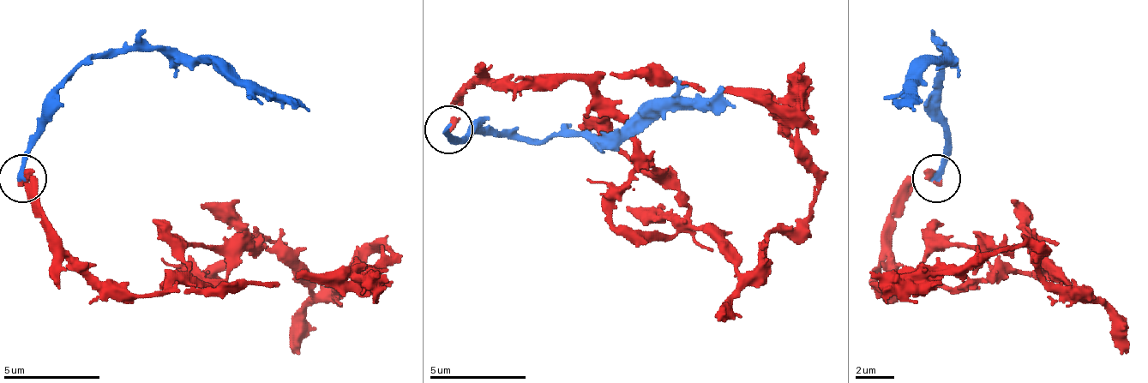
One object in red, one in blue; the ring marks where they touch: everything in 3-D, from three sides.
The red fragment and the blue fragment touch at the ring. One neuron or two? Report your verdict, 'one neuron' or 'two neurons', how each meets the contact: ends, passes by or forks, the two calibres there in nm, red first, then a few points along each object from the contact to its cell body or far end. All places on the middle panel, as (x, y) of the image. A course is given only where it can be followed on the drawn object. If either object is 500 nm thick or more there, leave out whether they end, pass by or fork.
two neurons | red ends | blue ends | 440/240 nm | red via (447, 128), (476, 85), (581, 80), (688, 219), (750, 272), (802, 219), (817, 176), (760, 104), (721, 89) | blue via (447, 128), (457, 137), (471, 133), (509, 133), (519, 142), (634, 133), (668, 109), (736, 104)

